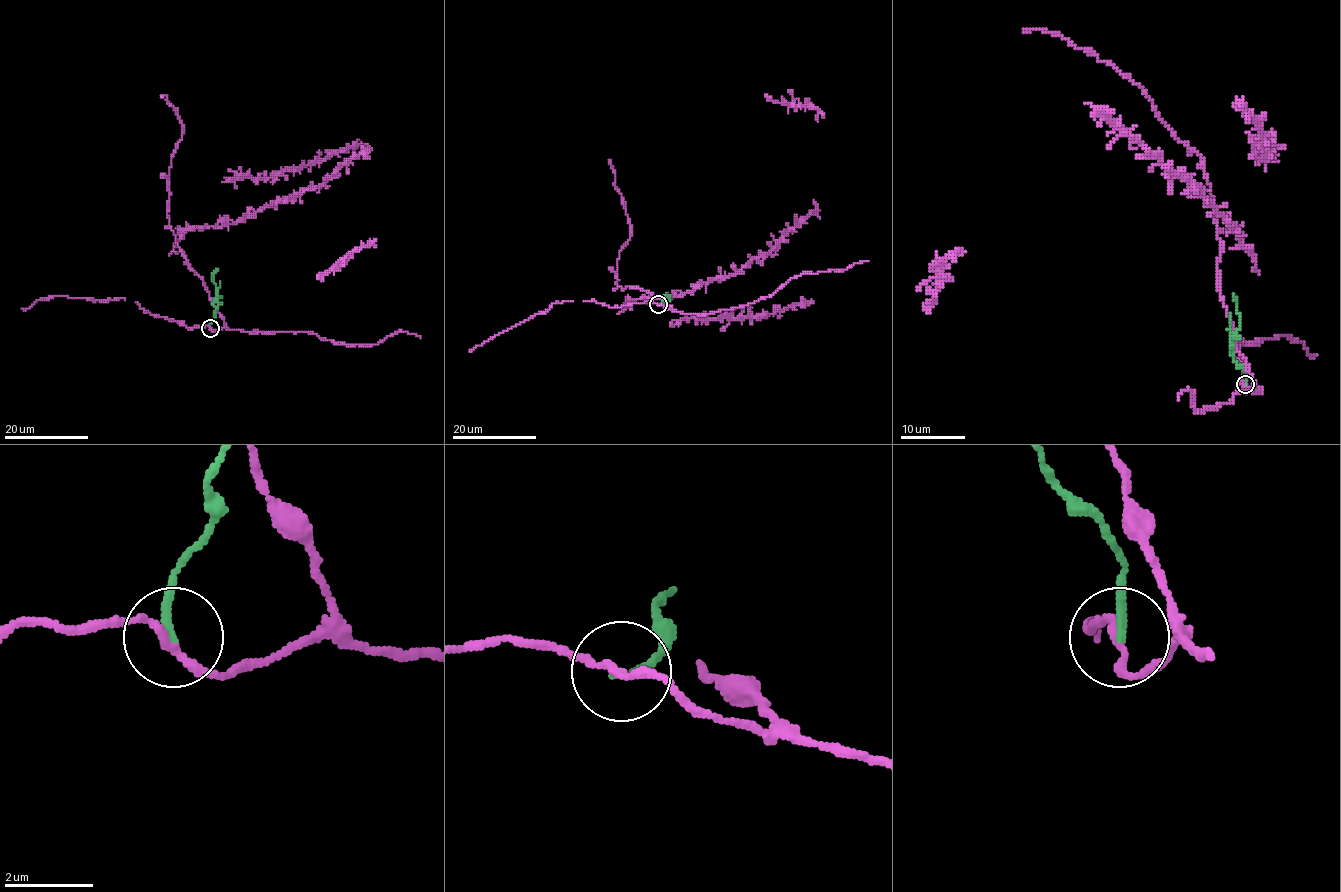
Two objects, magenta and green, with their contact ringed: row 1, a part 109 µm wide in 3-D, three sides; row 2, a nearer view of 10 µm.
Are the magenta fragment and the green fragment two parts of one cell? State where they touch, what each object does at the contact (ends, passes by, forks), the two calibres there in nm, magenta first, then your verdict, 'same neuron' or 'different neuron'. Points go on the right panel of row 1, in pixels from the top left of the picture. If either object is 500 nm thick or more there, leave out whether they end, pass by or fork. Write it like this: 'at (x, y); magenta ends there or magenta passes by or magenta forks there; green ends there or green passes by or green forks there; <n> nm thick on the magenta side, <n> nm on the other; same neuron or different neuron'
at (1245, 384); magenta passes by; green ends there; 170 nm thick on the magenta side, 200 nm on the other; different neuron

